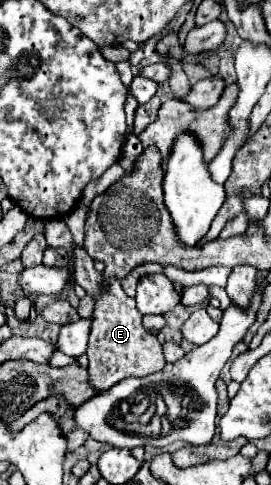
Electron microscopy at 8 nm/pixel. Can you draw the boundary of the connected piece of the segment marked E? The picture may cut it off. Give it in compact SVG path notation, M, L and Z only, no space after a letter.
M79 246L73 250L75 260L75 282L95 298L93 308L93 320L91 320L91 332L89 332L89 346L87 346L87 358L89 358L89 382L95 390L107 390L113 384L121 382L129 376L149 376L153 372L159 372L165 366L163 348L157 340L157 336L151 336L145 332L141 318L143 314L135 306L135 298L129 298L119 280L107 280L93 268L93 258Z

